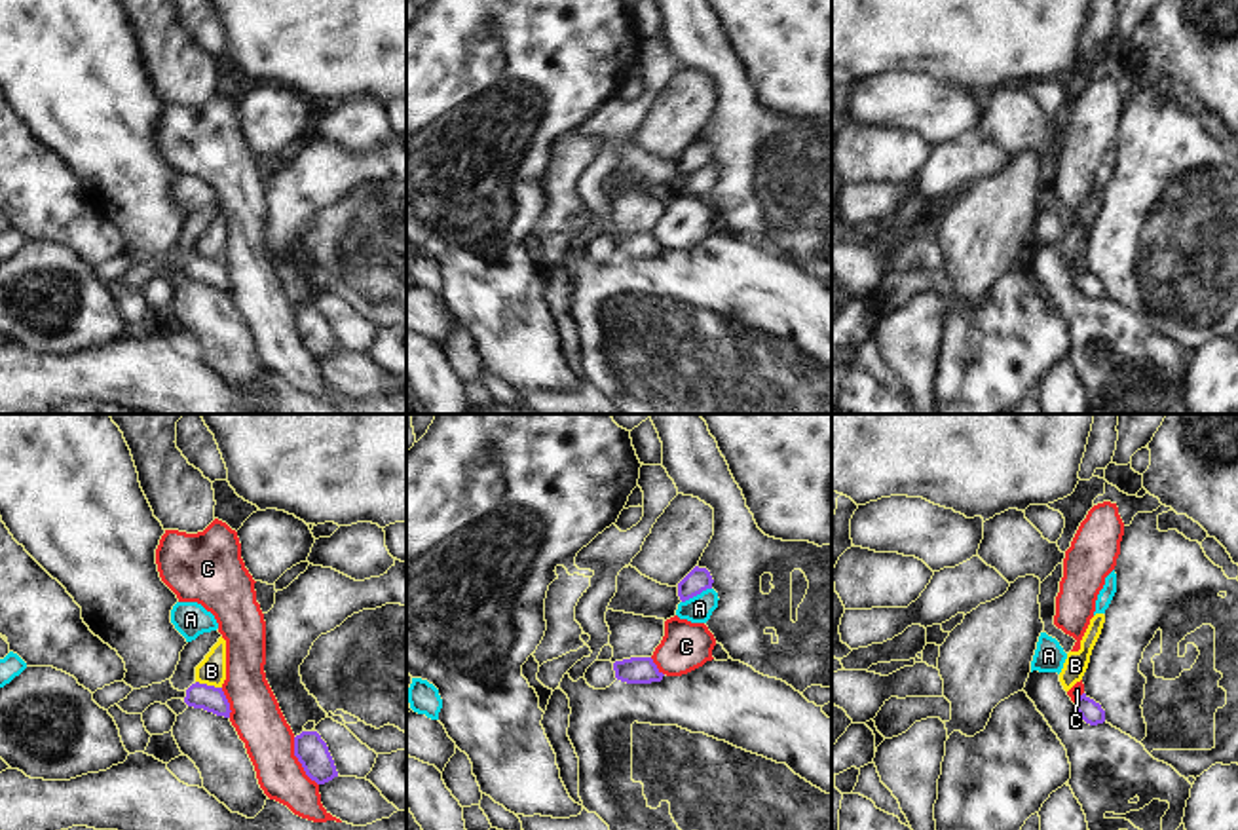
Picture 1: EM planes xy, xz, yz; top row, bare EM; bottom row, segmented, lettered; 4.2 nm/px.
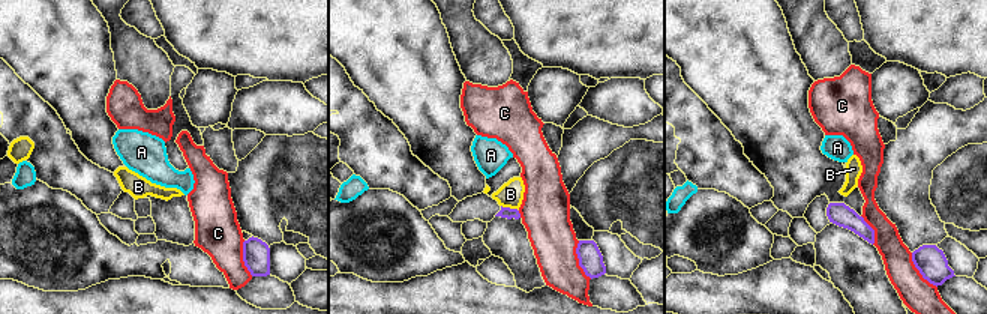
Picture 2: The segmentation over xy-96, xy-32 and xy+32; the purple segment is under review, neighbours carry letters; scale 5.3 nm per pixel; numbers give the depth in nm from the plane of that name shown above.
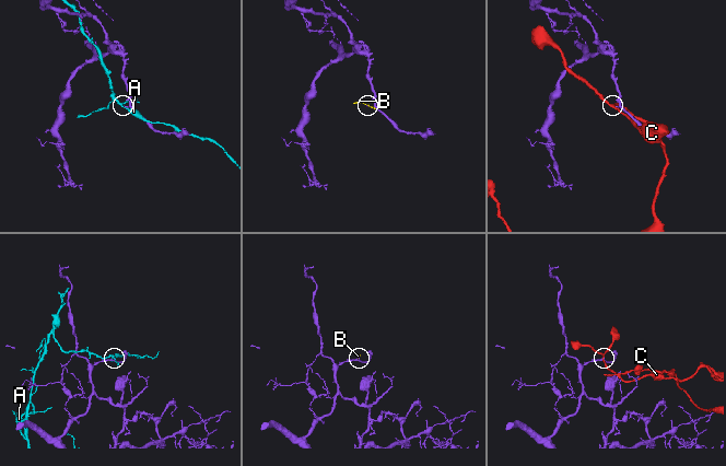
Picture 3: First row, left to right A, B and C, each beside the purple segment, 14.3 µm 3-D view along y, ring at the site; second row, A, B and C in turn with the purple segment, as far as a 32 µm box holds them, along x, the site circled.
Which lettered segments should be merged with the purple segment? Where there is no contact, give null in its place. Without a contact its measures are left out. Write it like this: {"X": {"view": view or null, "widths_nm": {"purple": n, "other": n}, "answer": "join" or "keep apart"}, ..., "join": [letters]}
{"A": {"view": "xz", "widths_nm": {"purple": 100, "other": 120}, "answer": "keep apart"}, "B": {"view": "xy", "widths_nm": {"purple": 110, "other": 120}, "answer": "keep apart"}, "C": {"view": "xy", "widths_nm": {"purple": 140, "other": 200}, "answer": "keep apart"}, "join": []}

